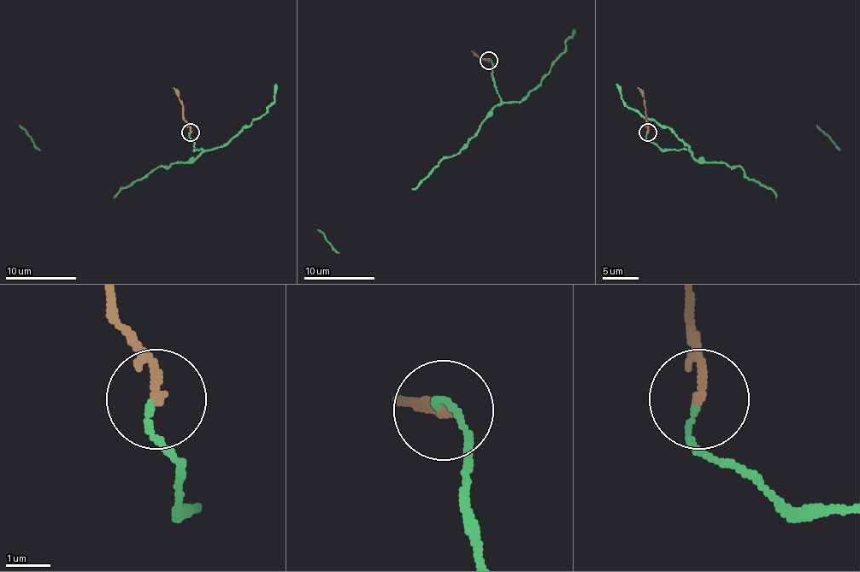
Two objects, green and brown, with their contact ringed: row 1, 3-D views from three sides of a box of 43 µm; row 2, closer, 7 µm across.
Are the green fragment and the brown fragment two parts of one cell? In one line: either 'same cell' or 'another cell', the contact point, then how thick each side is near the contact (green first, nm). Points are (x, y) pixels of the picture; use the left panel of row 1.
another cell | (191, 132) | 120/200 nm

